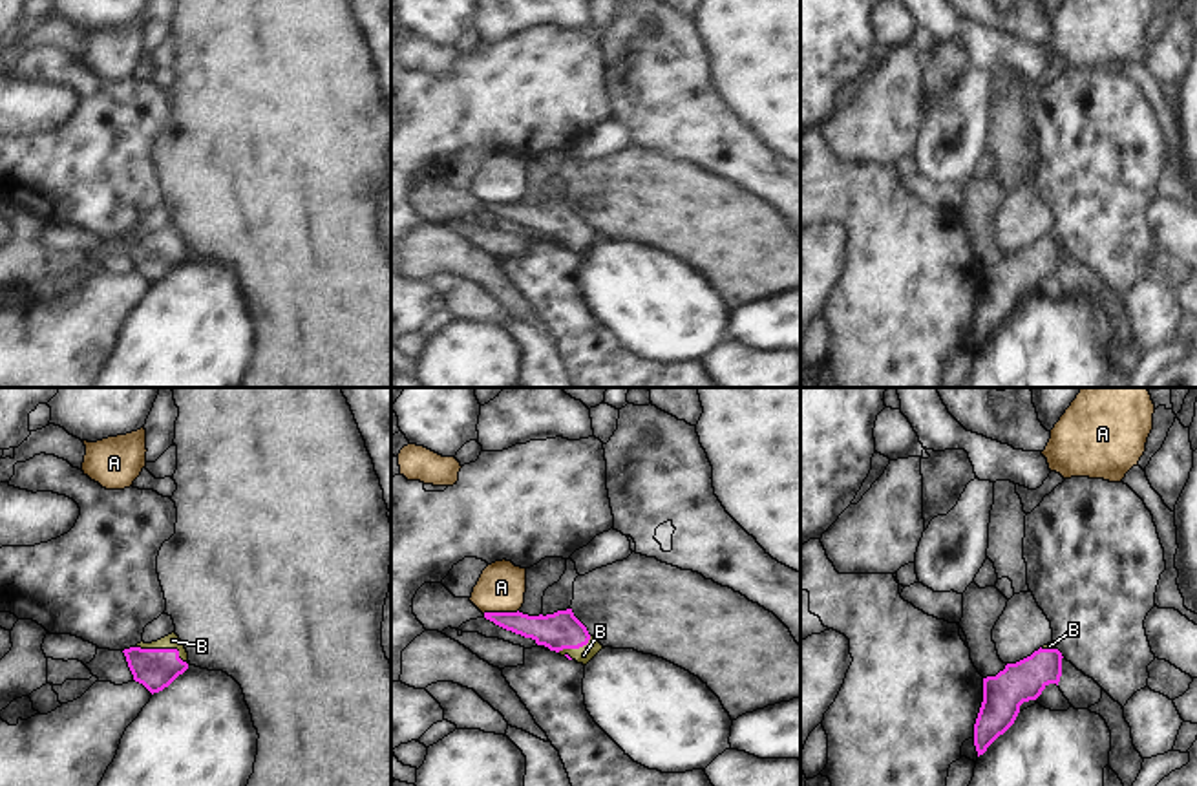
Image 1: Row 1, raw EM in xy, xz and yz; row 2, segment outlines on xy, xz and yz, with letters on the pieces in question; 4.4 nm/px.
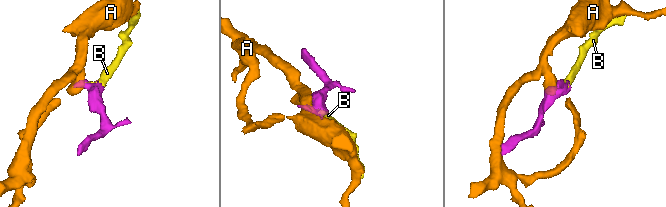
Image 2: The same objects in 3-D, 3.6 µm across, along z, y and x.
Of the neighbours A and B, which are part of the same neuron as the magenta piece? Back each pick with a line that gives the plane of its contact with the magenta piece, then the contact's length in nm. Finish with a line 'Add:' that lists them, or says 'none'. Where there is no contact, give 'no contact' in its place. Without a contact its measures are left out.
B: contact in xy; length 240 nm
Add: B

